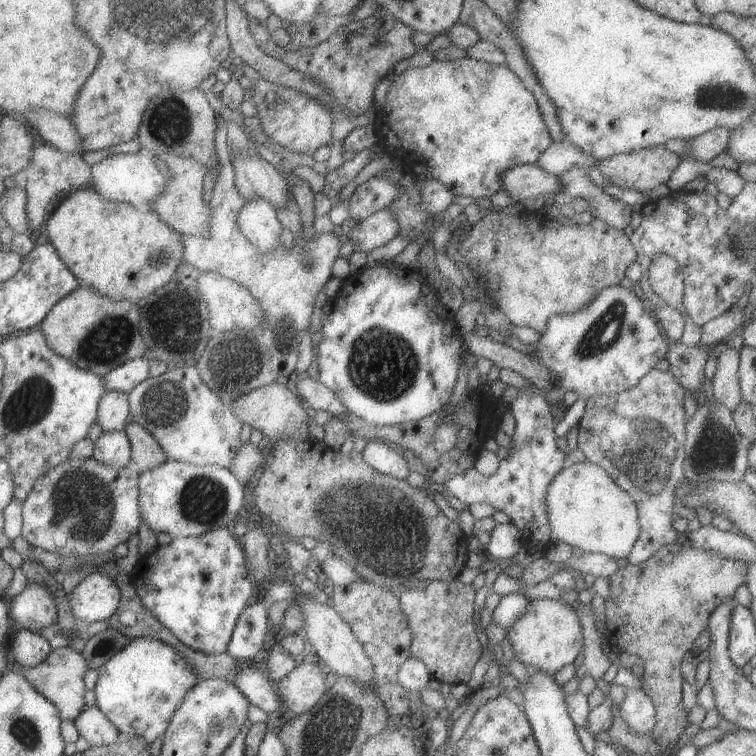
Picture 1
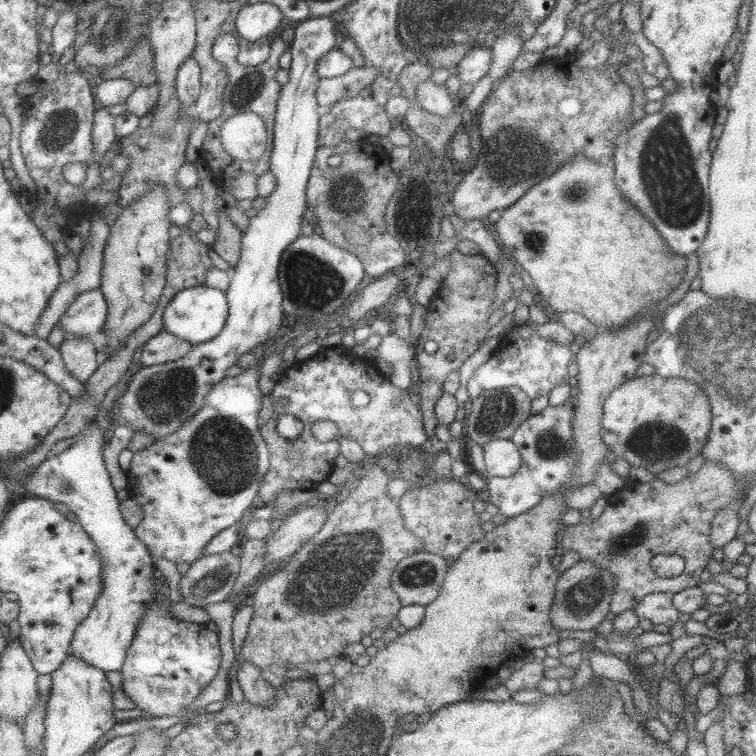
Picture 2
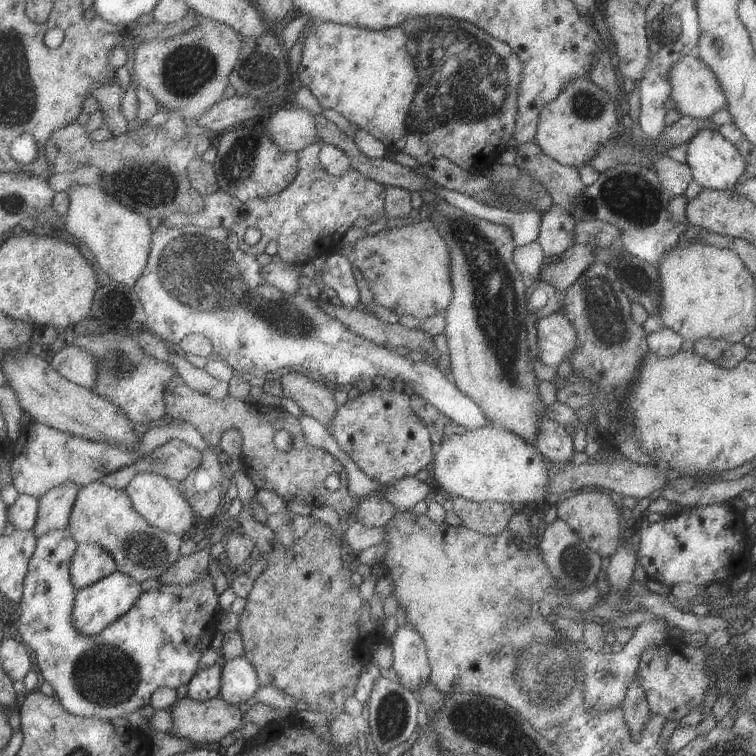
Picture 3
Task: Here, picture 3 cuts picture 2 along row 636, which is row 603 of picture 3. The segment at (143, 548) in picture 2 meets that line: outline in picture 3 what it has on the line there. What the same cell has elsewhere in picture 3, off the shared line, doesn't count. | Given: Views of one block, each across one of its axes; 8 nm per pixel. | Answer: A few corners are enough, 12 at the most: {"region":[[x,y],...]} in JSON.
{"region":[[116,571],[81,590],[75,626],[102,634],[145,593],[139,580]]}

